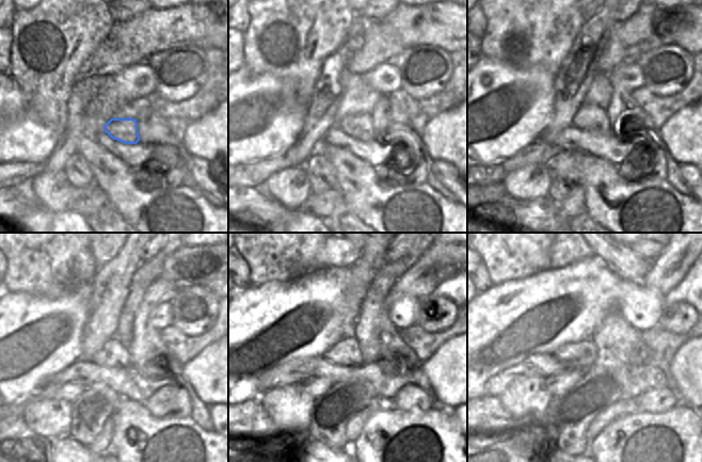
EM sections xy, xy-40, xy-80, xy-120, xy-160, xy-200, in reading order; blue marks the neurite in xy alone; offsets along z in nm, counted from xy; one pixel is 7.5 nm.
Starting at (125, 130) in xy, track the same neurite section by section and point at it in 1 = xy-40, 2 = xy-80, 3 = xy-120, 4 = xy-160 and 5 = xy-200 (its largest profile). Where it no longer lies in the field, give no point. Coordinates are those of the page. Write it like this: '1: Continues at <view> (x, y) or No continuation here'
1: Continues at xy-40 (361, 127)
2: Continues at xy-80 (591, 117)
3: Continues at xy-120 (113, 354)
4: Continues at xy-160 (346, 352)
5: Continues at xy-200 (572, 351).

